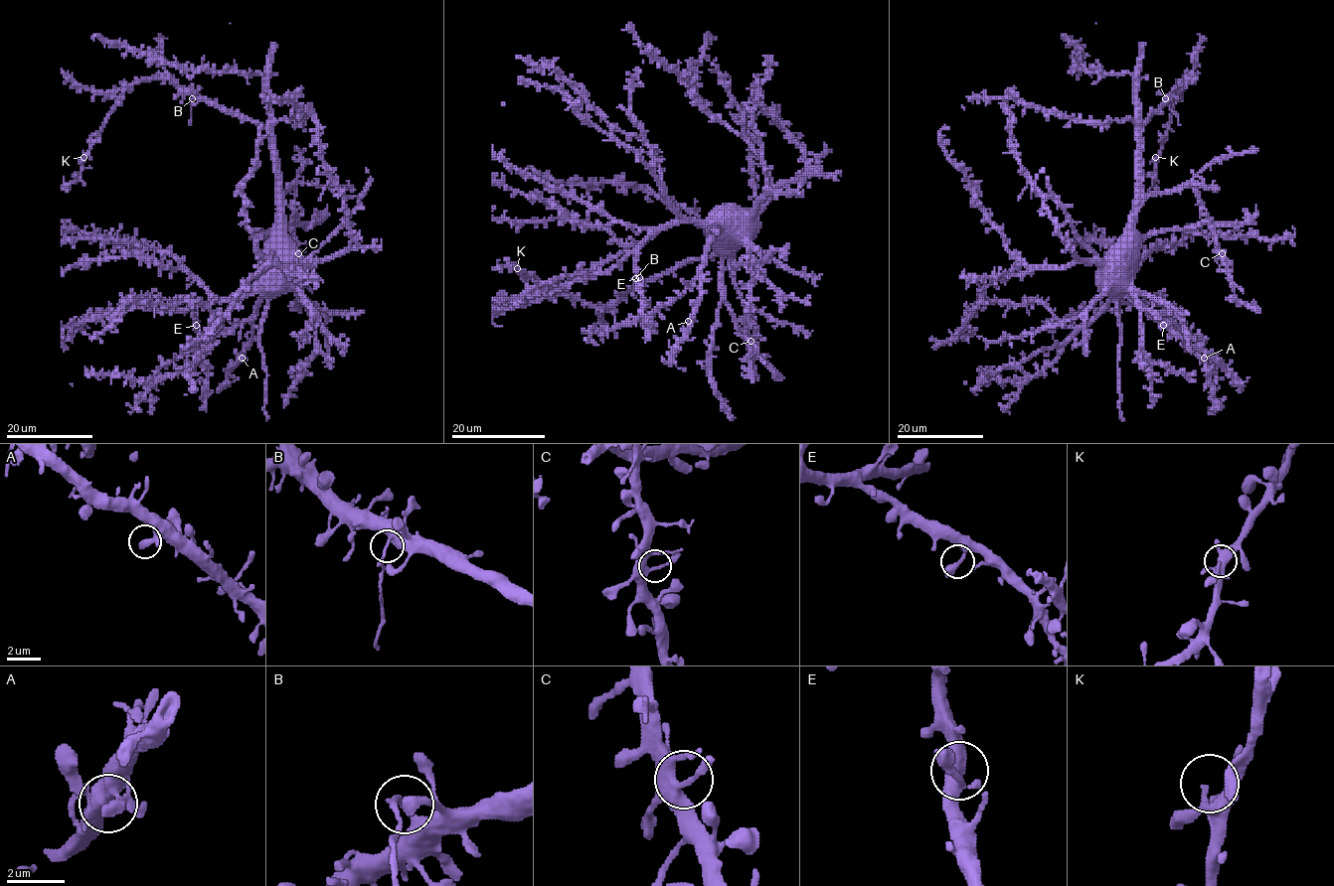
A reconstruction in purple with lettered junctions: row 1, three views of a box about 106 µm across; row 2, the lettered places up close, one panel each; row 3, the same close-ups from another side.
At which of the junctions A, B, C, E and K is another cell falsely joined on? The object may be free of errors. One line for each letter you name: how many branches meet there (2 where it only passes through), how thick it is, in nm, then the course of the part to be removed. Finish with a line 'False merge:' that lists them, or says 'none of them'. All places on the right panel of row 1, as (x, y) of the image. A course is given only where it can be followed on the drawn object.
B: Branches: 2. Thickness 150 nm. Course of the part to remove: (1164, 98), (1181, 125)
False merge: B

